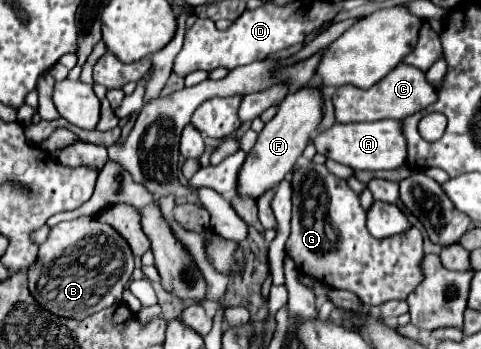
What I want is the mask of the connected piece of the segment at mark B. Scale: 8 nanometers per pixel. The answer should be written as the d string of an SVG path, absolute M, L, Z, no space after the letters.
M78 217L72 221L58 223L56 227L50 229L48 239L38 249L36 263L28 269L28 279L30 279L32 297L44 309L48 309L50 313L60 315L60 317L84 319L96 311L102 311L102 309L122 301L122 291L132 275L132 269L134 269L132 251L130 251L128 243L124 243L124 239L120 239L120 235L116 235L116 231L112 231L112 227L108 227L104 223L96 223L96 217Z

